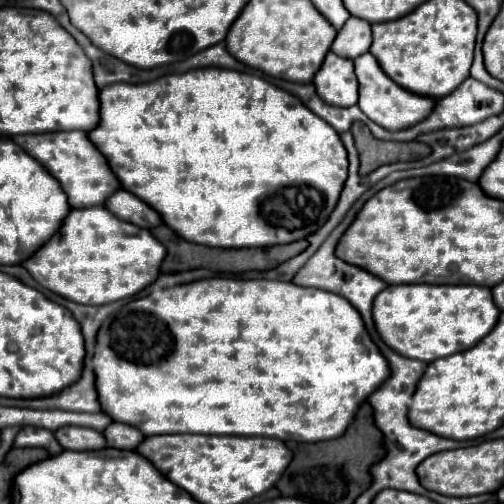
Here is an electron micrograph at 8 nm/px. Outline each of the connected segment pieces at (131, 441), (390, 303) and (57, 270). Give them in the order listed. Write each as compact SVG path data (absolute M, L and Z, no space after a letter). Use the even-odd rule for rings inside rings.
M111 423L105 429L105 439L107 439L109 447L137 449L141 445L141 441L145 439L145 435L141 431L137 431L137 427L131 427L125 423Z
M389 285L373 301L373 319L383 341L399 355L427 363L473 347L495 327L499 315L491 289L481 285Z
M87 207L73 209L57 235L25 261L25 267L37 283L65 299L83 305L105 305L149 287L159 277L165 255L165 247L149 229L119 221L105 207Z

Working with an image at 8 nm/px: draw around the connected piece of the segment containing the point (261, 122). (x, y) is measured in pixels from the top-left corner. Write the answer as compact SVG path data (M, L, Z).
M219 67L191 69L187 73L165 75L143 85L117 83L113 87L105 87L99 91L99 101L101 101L101 123L97 129L89 133L89 139L101 149L101 153L105 153L123 189L131 191L149 207L153 207L163 217L163 221L179 237L183 237L188 242L214 248L245 248L283 245L283 243L293 243L297 239L305 239L307 231L309 233L317 231L329 219L341 195L341 187L345 185L349 161L347 161L347 151L337 131L333 131L333 127L325 123L321 117L313 115L313 111L309 111L297 97L275 87L263 77L241 73L241 71L231 71L231 69L219 69Z

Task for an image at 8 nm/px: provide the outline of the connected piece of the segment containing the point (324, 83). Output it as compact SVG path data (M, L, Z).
M327 53L321 69L313 79L317 87L317 95L325 103L333 103L333 107L351 107L353 103L339 101L357 101L357 77L353 75L353 61Z

